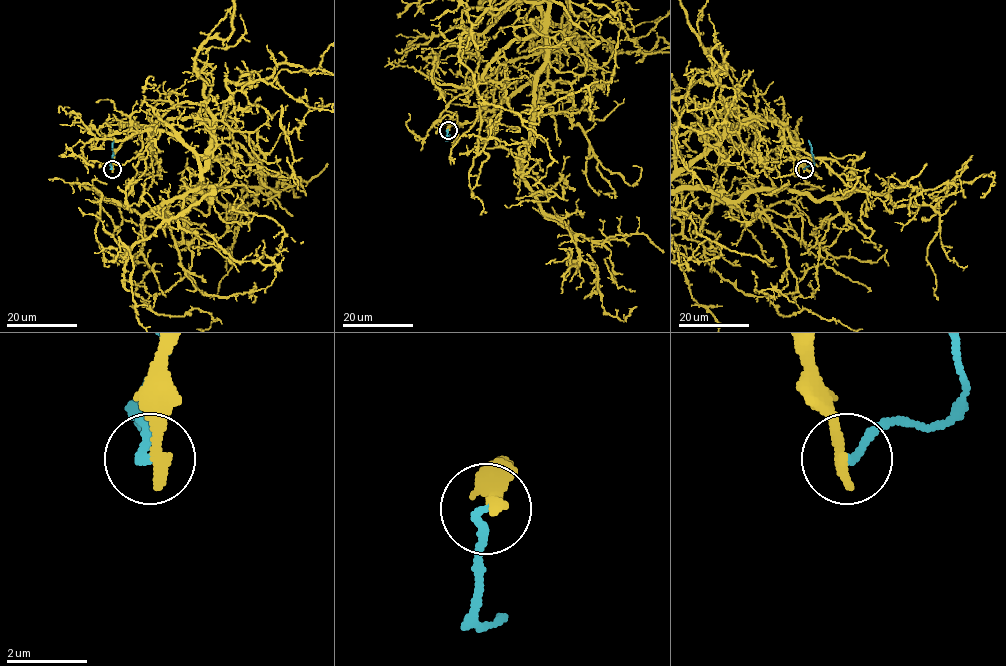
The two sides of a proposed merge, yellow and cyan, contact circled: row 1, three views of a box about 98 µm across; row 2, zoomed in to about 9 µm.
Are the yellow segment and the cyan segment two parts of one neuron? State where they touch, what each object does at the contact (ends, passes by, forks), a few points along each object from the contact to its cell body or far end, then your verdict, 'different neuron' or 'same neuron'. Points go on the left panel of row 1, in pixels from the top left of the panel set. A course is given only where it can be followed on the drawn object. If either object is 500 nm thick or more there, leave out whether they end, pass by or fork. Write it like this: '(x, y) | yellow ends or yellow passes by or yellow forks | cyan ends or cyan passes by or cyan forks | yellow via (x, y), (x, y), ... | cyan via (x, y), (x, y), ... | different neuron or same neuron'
(112, 169) | yellow ends | cyan ends | cyan via (112, 169), (113, 140) | different neuron

